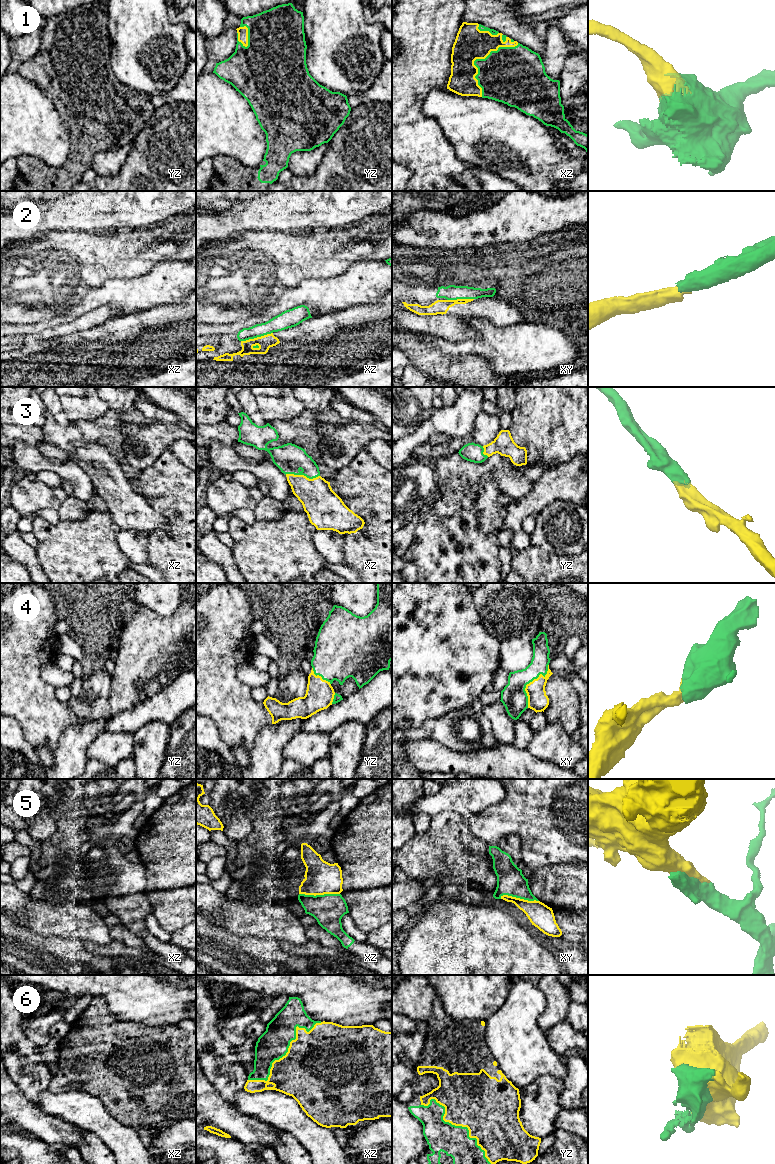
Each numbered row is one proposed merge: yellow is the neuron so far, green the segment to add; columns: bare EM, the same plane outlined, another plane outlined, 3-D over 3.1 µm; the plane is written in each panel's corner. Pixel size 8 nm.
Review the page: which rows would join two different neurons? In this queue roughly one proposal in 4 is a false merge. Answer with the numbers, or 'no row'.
2

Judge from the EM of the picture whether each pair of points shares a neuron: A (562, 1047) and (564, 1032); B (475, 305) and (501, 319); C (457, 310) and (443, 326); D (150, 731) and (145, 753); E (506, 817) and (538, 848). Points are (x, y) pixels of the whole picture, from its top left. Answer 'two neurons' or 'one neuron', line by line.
A: one neuron
B: one neuron
C: two neurons
D: one neuron
E: one neuron

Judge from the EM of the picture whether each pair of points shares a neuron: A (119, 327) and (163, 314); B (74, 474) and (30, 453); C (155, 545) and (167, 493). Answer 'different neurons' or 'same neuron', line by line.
A: same neuron
B: same neuron
C: same neuron

